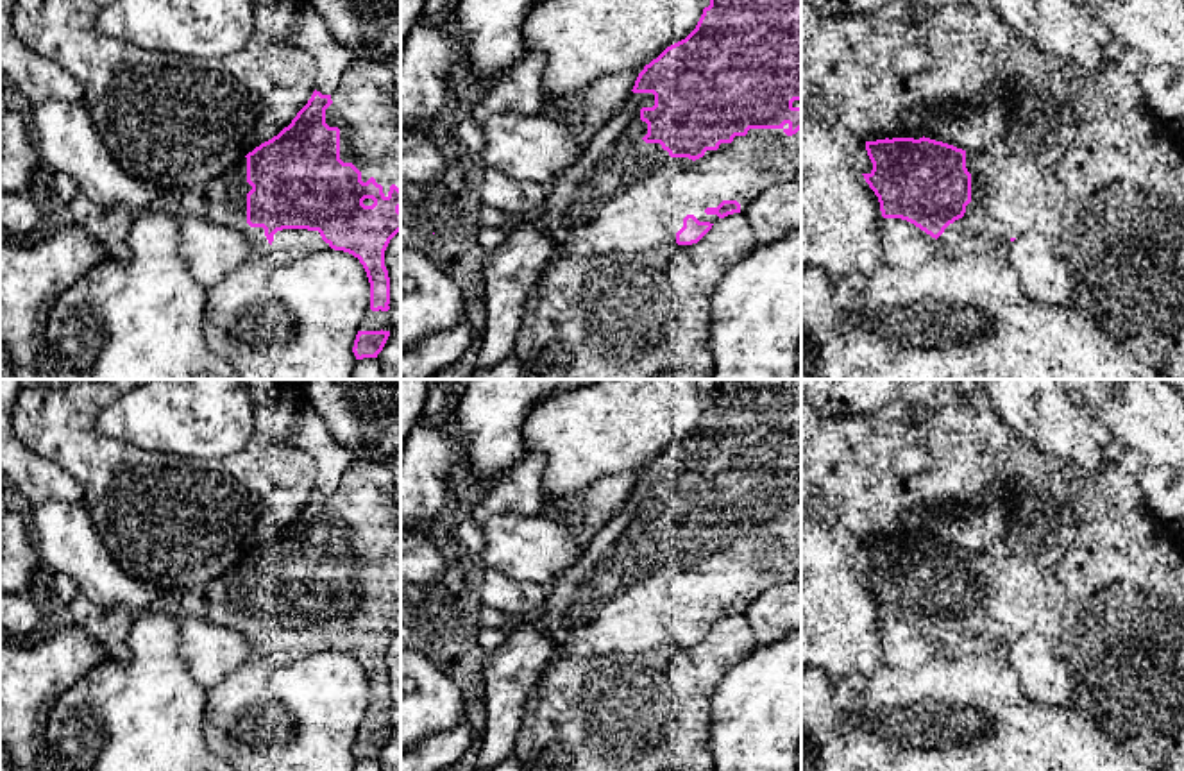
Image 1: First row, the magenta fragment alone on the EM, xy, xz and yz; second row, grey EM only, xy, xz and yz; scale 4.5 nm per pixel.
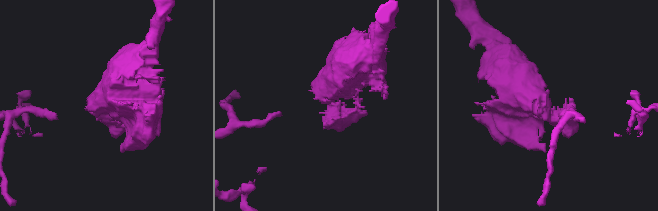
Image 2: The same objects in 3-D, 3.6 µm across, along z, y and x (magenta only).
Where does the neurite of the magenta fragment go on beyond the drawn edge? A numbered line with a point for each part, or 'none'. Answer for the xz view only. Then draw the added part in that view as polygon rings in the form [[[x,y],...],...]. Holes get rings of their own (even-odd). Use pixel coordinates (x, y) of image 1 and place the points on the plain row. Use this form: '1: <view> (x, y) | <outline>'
1: xz (621, 594) | [[[630,494],[624,506],[612,517],[612,521],[603,526],[592,538],[590,546],[579,555],[579,558],[562,574],[554,587],[545,594],[544,614],[535,621],[556,644],[556,657],[590,657],[590,655],[608,655],[613,651],[633,653],[653,649],[660,644],[676,644],[676,633],[683,628],[683,619],[694,615],[699,623],[715,624],[721,619],[717,615],[706,615],[706,608],[717,608],[723,601],[737,601],[740,605],[740,614],[744,614],[749,603],[769,587],[782,585],[785,581],[794,581],[796,574],[801,572],[801,530],[787,537],[783,531],[789,530],[785,524],[782,530],[749,530],[746,537],[735,537],[732,544],[721,544],[717,551],[706,551],[703,558],[692,562],[689,558],[671,558],[660,544],[646,544],[642,538],[647,535],[647,524],[640,521],[642,508],[653,508],[653,494]]]

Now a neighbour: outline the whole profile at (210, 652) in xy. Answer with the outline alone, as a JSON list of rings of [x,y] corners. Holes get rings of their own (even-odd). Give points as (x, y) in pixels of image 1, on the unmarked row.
[[[181,615],[181,655],[193,680],[207,691],[247,664],[252,648],[231,626]]]

